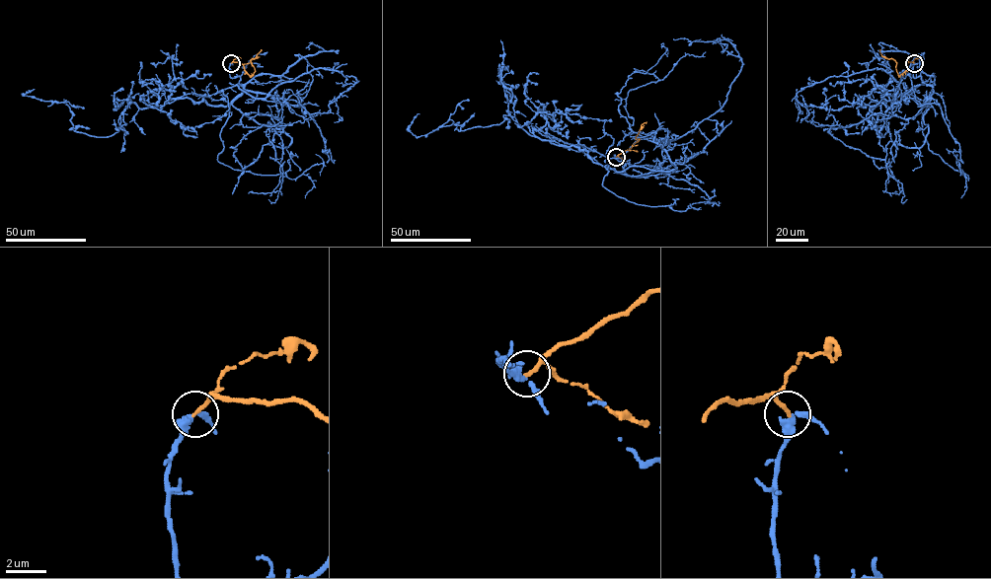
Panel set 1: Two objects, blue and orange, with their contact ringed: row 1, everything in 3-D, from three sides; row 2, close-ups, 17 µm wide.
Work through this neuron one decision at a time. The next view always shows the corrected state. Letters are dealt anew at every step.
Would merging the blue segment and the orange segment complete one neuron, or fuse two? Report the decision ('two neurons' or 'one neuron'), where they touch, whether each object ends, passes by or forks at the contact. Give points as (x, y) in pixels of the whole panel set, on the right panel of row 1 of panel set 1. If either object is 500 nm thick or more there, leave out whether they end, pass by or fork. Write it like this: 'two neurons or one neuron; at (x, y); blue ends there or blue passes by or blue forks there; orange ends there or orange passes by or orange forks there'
one neuron; at (914, 63); blue passes by; orange ends there

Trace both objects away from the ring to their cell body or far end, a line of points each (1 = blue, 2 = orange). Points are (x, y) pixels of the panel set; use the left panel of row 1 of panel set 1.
1: (231, 63), (243, 88), (232, 105), (291, 138), (243, 168), (232, 148), (282, 120), (279, 96)
2: (231, 63), (240, 62), (251, 77), (255, 70), (251, 59), (261, 49)

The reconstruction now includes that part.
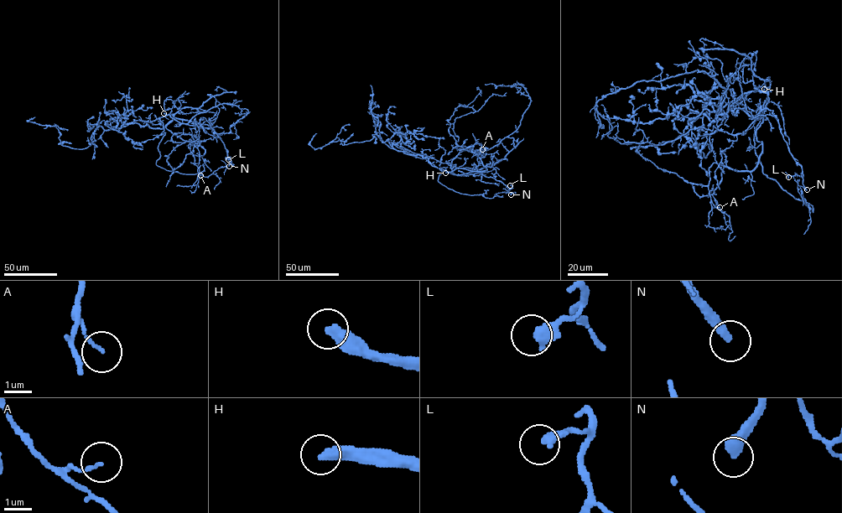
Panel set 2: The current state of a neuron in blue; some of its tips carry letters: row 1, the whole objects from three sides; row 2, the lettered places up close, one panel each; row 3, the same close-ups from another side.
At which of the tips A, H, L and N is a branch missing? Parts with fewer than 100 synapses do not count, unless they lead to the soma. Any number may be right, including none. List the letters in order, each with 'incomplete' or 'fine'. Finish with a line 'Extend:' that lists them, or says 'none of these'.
A: fine
H: incomplete
L: fine
N: fine
Extend: H

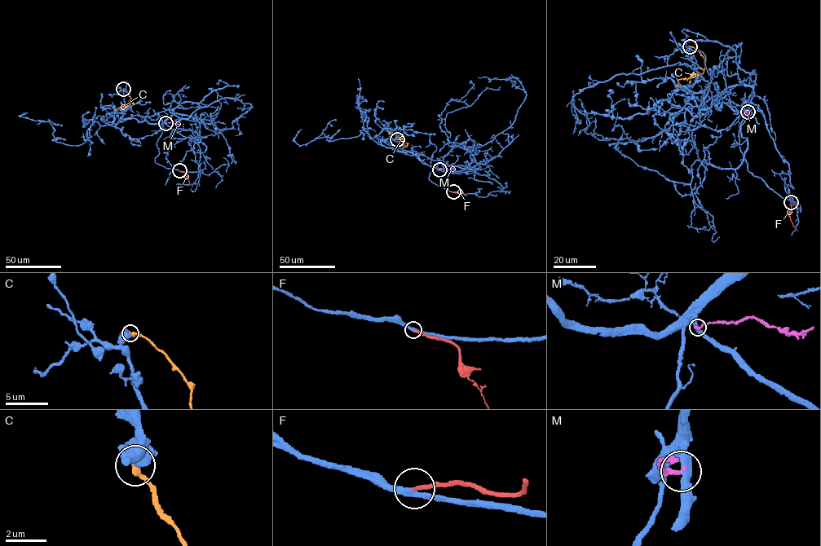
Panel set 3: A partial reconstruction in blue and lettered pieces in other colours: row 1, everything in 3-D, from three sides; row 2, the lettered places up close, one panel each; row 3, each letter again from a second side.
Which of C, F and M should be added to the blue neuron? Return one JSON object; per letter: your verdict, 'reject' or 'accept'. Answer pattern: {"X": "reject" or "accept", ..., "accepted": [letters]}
{"C": "reject", "F": "accept", "M": "reject", "accepted": ["F"]}

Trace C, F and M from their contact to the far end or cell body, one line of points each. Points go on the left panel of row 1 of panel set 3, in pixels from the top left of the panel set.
C: (123, 89), (133, 103), (114, 110)
F: (179, 170), (185, 173), (192, 186)
M: (165, 123), (178, 124)

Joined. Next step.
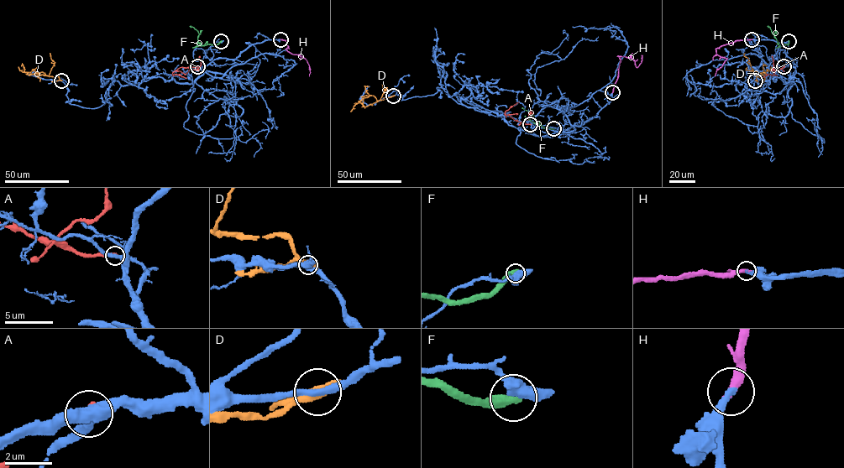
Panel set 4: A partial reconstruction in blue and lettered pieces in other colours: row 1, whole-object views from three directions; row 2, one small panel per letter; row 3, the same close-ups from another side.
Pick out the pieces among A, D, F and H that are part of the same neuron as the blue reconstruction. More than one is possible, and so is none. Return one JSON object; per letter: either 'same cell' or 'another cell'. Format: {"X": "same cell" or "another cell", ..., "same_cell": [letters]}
{"A": "another cell", "D": "another cell", "F": "another cell", "H": "same cell", "same_cell": ["H"]}

